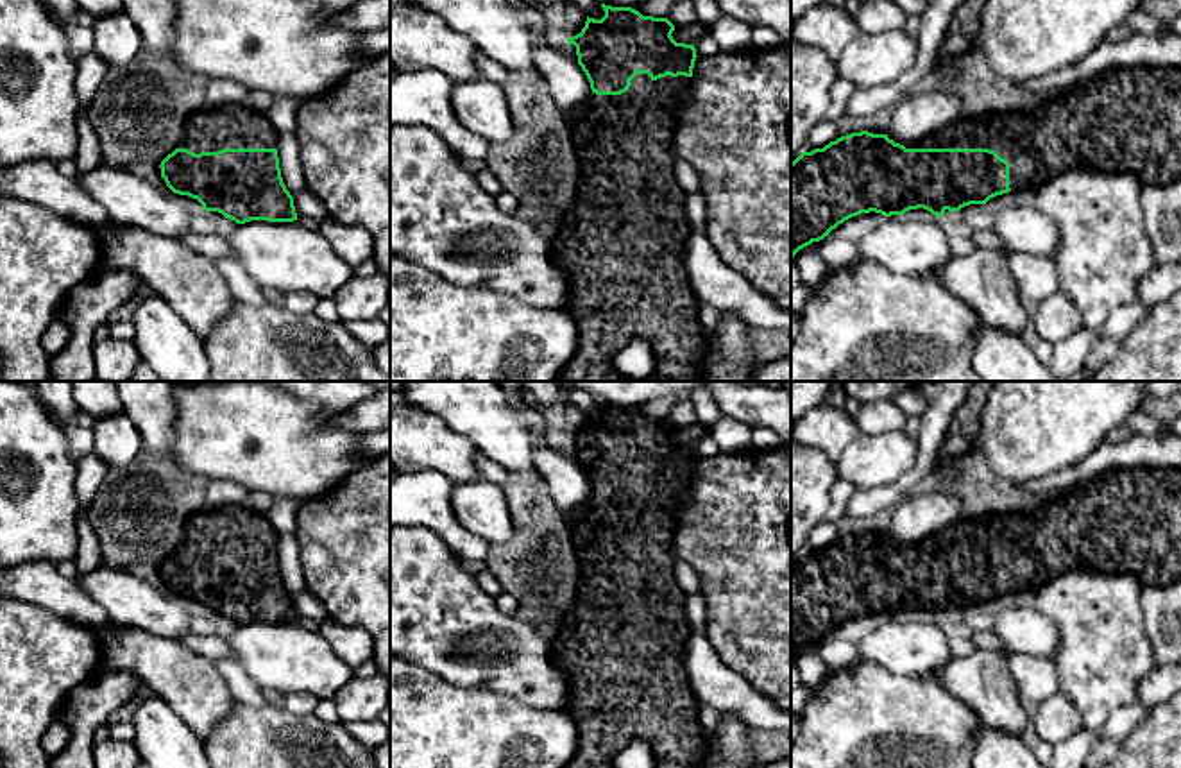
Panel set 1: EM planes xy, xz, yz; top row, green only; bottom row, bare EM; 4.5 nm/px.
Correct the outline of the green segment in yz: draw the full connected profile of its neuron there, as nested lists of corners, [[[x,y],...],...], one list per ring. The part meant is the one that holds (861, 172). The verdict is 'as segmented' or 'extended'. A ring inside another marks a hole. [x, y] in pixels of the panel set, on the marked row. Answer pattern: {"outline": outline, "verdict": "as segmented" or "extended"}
{"outline": [[[1145,64],[1109,68],[1058,91],[1027,113],[982,120],[957,118],[927,138],[905,145],[895,143],[888,134],[861,131],[841,136],[823,149],[802,152],[791,163],[791,256],[861,213],[891,217],[923,208],[943,217],[947,209],[954,213],[970,204],[984,206],[990,199],[1013,190],[1036,190],[1043,181],[1075,166],[1133,172],[1142,184],[1181,179],[1181,68]]], "verdict": "extended"}

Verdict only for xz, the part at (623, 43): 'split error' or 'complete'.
split error

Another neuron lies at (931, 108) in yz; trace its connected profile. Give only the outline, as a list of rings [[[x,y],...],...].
[[[923,84],[902,100],[888,125],[888,138],[905,145],[920,141],[959,118],[959,91]]]

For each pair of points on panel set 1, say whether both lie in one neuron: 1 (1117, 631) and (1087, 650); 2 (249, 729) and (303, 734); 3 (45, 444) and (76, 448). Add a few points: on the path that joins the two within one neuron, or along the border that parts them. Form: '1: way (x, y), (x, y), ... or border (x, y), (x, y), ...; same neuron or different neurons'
1: way (1110, 638), (1094, 650); same neuron
2: way (262, 734), (290, 734); same neuron
3: border (50, 419), (63, 434), (67, 453), (76, 466); different neurons

